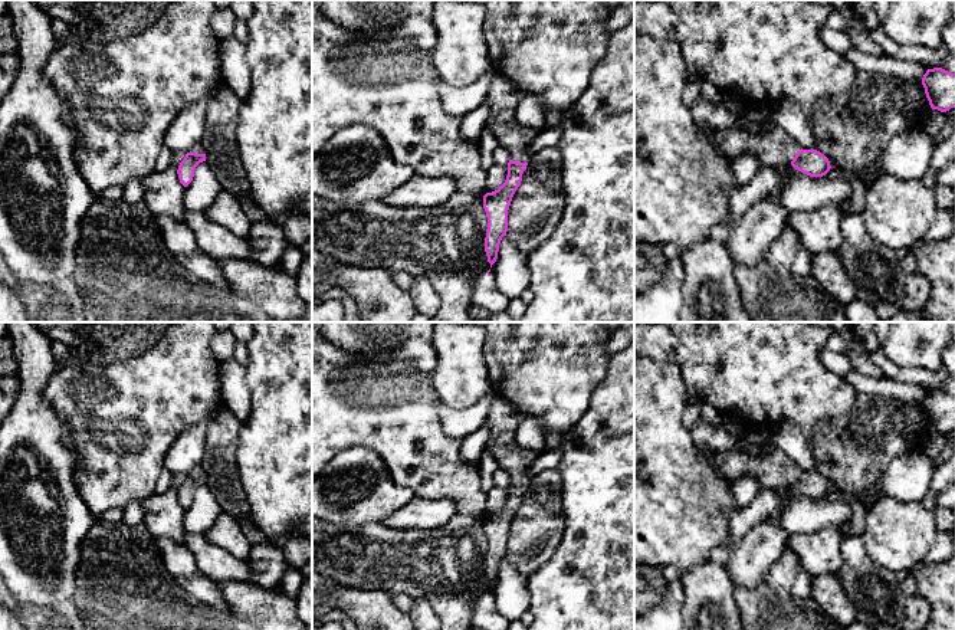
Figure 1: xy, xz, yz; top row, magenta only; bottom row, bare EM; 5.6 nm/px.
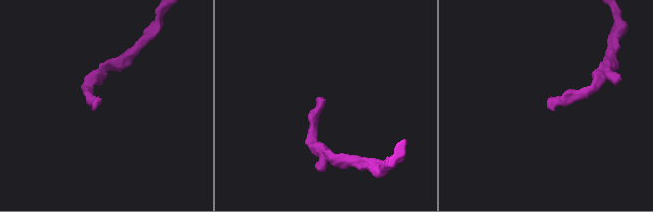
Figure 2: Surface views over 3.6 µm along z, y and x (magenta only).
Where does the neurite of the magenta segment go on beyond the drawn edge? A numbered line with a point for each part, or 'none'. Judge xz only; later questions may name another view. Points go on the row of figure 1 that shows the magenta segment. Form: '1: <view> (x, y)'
1: xz (502, 97)

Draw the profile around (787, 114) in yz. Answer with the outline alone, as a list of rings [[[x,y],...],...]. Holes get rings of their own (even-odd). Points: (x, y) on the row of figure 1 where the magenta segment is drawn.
[[[784,96],[769,105],[771,121],[782,128],[803,150],[811,150],[811,127],[800,104],[791,96]]]

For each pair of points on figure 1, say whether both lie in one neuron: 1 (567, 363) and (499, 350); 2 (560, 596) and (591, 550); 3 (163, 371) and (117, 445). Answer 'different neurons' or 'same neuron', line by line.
1: same neuron
2: same neuron
3: same neuron

